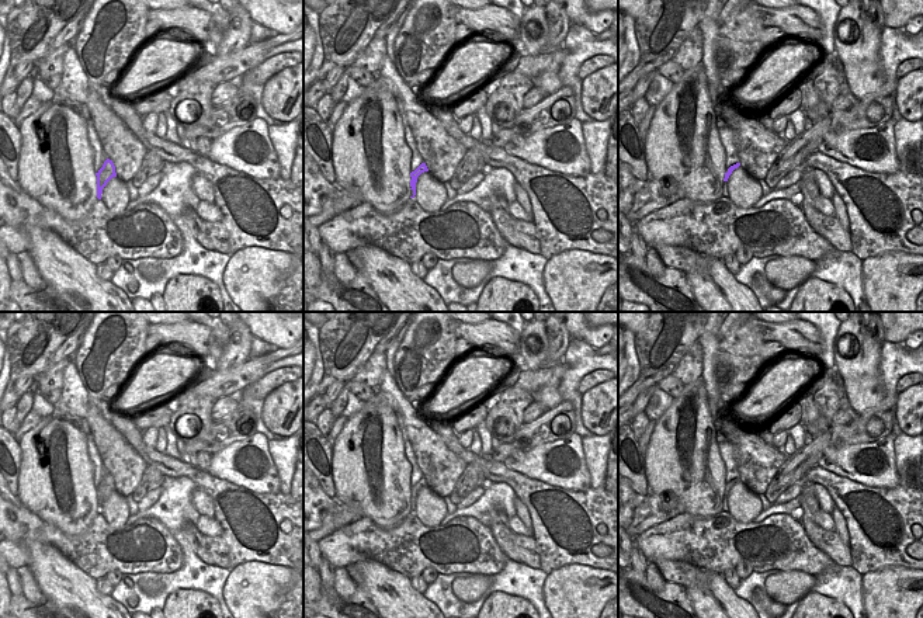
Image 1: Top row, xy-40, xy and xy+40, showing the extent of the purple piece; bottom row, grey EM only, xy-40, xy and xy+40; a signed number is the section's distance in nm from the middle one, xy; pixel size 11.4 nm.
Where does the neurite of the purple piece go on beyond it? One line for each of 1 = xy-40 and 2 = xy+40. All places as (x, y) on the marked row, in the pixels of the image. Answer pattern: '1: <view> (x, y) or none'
1: none
2: none

